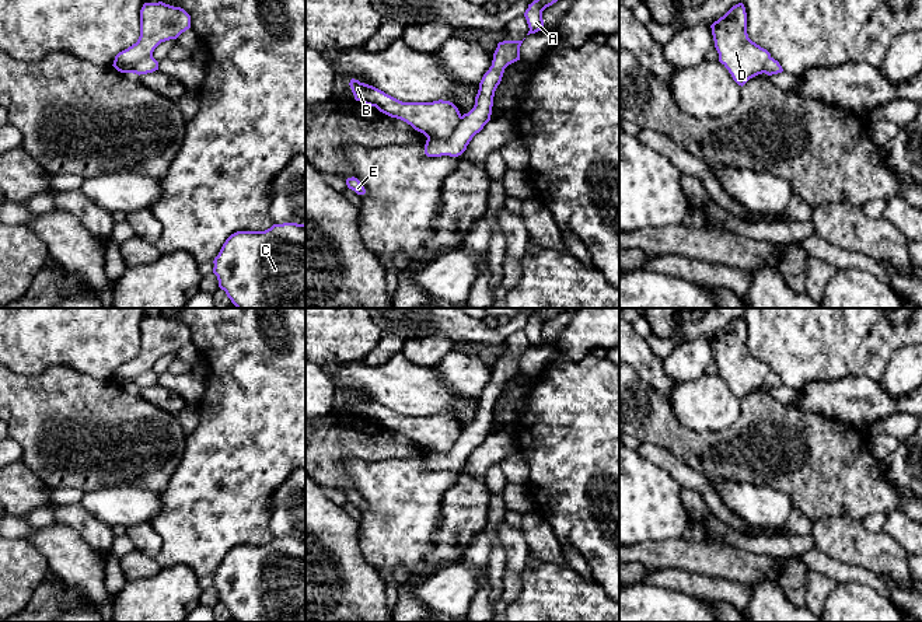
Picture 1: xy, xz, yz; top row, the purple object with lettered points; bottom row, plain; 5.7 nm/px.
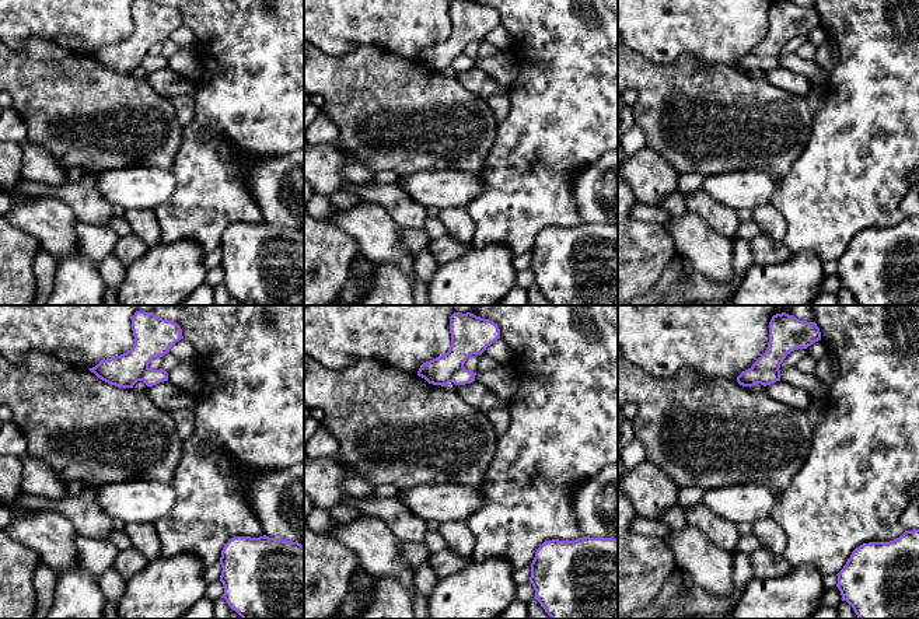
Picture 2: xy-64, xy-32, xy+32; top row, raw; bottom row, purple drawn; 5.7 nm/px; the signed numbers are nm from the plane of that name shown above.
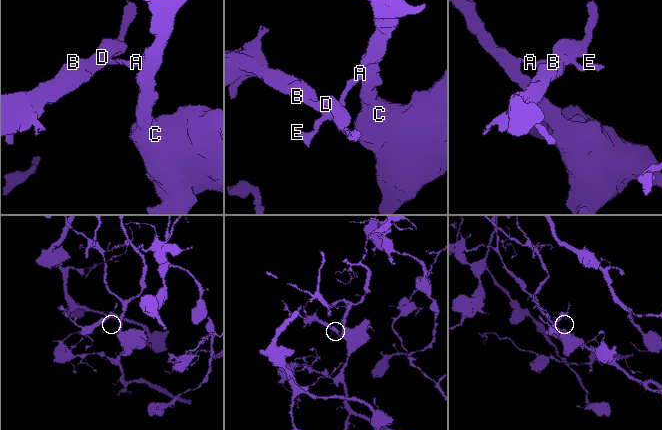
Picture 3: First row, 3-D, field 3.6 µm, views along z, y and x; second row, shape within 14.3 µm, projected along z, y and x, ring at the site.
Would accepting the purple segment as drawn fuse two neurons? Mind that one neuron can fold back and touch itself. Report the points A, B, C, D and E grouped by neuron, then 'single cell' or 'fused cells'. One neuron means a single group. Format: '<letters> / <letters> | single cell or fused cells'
A C E / B D | fused cells

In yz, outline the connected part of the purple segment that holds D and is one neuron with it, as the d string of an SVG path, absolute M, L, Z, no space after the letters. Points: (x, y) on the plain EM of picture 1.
M743 317L733 319L712 339L719 375L738 399L762 388L771 367L752 356L747 347L747 326Z

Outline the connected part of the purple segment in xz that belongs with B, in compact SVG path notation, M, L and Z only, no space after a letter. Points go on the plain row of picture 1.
M355 392L350 394L349 399L356 415L376 420L380 426L406 436L427 452L450 452L461 433L458 422L450 415L402 416Z

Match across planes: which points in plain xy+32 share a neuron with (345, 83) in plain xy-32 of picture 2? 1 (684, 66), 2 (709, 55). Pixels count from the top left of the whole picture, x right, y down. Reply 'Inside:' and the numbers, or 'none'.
Inside: 1

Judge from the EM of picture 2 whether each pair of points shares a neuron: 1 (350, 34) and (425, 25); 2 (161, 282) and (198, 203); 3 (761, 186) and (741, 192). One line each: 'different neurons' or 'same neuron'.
1: same neuron
2: different neurons
3: same neuron

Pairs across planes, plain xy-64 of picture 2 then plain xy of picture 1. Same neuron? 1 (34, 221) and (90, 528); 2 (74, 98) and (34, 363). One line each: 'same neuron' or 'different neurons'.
1: different neurons
2: different neurons

